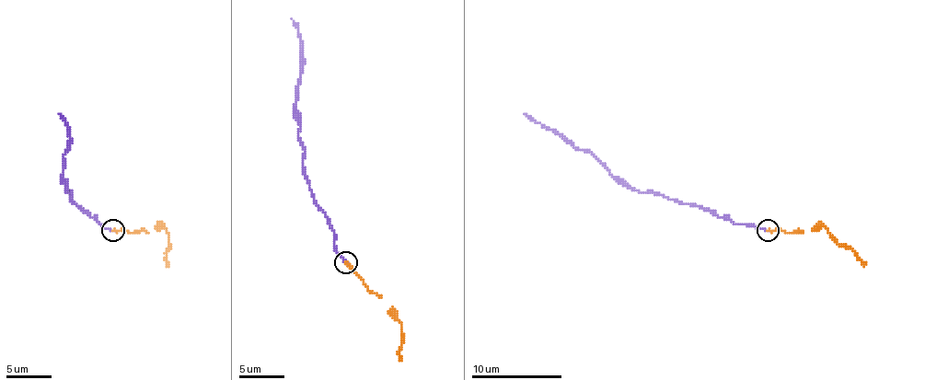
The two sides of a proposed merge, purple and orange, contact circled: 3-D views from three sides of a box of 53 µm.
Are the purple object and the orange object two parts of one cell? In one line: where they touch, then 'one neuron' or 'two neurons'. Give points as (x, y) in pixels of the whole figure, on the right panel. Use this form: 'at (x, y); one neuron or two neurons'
at (768, 230); one neuron

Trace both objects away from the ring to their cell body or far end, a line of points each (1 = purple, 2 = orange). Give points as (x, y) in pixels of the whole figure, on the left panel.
1: (112, 231), (69, 199), (72, 194), (65, 192), (67, 186), (63, 156), (67, 152), (69, 132), (58, 113)
2: (112, 231), (137, 233), (159, 231), (162, 226), (168, 235), (168, 267)

